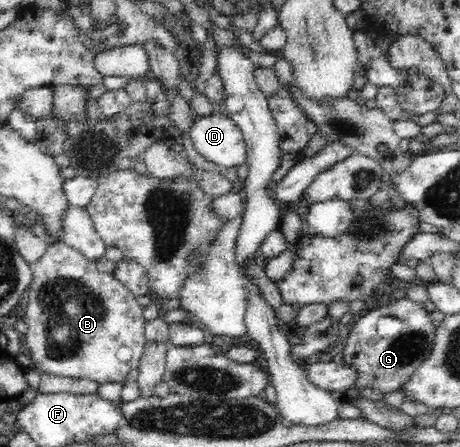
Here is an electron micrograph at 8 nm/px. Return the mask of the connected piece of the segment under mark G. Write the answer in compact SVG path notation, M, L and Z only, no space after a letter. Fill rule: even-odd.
M406 297L391 301L388 305L375 307L352 327L345 342L343 352L345 362L359 375L352 392L362 389L379 389L383 394L400 390L415 374L415 369L429 358L435 342L437 326L433 324L431 313L423 303L413 302ZM381 318L393 318L401 322L401 330L395 336L381 336L377 324Z

